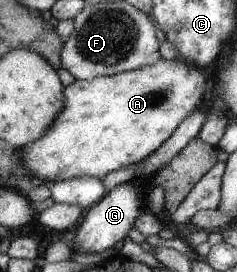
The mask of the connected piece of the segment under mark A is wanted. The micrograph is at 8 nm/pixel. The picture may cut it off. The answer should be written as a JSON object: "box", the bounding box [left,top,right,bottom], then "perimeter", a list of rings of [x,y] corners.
{"box":[19,58,206,184],"perimeter":[[[160,58],[158,62],[154,62],[154,64],[150,64],[150,66],[142,66],[142,68],[116,73],[108,77],[98,77],[91,81],[75,79],[74,84],[65,88],[67,105],[64,106],[63,113],[60,114],[55,124],[52,125],[52,128],[48,130],[48,134],[44,134],[42,138],[39,138],[36,142],[32,142],[31,145],[19,148],[20,154],[24,156],[24,163],[28,170],[30,170],[32,174],[38,175],[44,182],[50,180],[50,184],[56,181],[74,178],[74,176],[98,176],[98,178],[102,179],[104,174],[140,162],[140,160],[144,160],[144,158],[148,158],[156,149],[159,149],[160,146],[168,140],[168,136],[172,134],[172,130],[178,129],[195,110],[198,110],[196,106],[198,106],[198,102],[200,102],[200,98],[202,98],[204,84],[206,84],[206,78],[202,76],[200,66],[196,66],[196,68],[190,70],[190,68],[186,66],[186,62],[181,58],[174,58],[174,60],[164,60],[164,58]]]}

